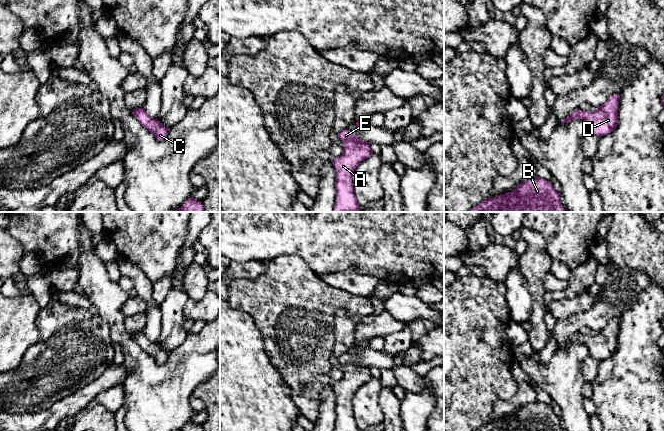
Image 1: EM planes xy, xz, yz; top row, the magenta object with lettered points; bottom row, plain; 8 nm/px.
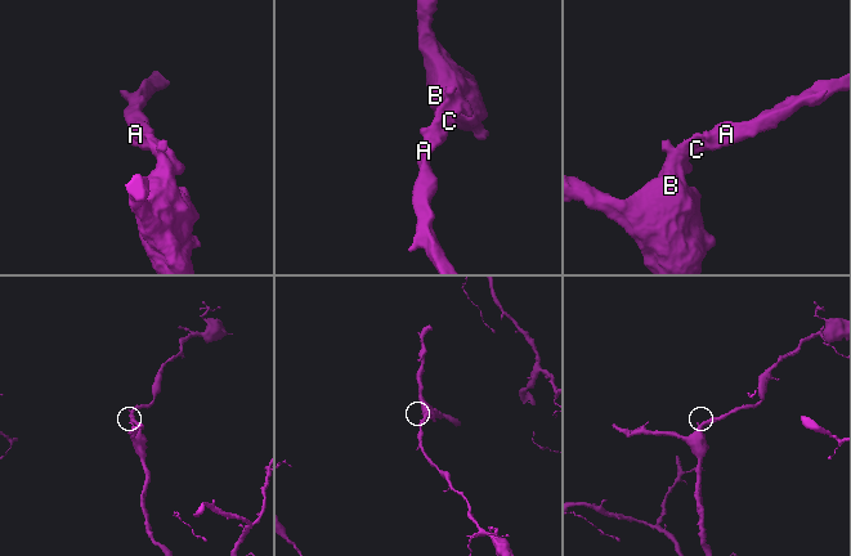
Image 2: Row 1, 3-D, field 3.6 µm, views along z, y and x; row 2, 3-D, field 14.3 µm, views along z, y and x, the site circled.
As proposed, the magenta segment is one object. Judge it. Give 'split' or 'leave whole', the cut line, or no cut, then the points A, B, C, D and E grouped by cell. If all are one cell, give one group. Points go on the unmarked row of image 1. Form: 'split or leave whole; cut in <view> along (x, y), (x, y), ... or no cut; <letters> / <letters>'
leave whole; no cut; A B C D E

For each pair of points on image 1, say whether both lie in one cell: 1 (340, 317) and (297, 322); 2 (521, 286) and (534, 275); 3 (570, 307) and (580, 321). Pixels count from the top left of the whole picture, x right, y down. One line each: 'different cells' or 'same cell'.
1: different cells
2: different cells
3: different cells

